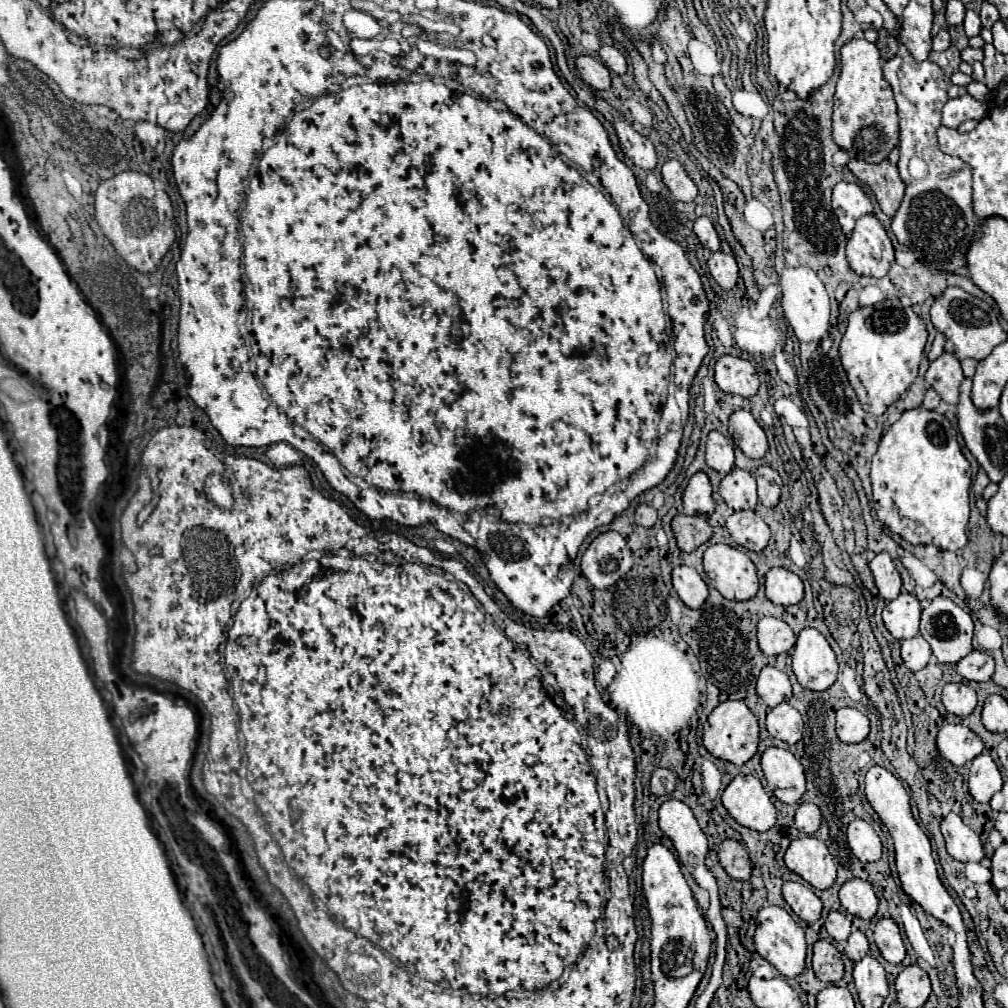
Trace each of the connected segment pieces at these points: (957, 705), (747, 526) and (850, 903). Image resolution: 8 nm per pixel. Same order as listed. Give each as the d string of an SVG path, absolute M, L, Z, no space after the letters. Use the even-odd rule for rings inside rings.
M948 683L942 689L942 703L948 713L966 717L976 707L976 691L968 683Z
M752 509L734 511L726 519L726 527L732 539L750 551L762 551L770 541L770 527Z
M850 879L840 887L838 895L840 895L842 907L854 917L870 919L878 909L878 897L868 881Z

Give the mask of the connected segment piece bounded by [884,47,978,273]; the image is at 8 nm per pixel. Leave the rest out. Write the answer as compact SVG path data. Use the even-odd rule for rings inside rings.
M904 47L886 61L884 65L884 79L890 83L894 91L894 99L898 105L898 117L900 117L900 161L898 161L898 173L906 187L904 199L892 219L892 233L896 235L898 243L912 249L916 259L926 265L932 271L938 273L954 273L960 267L966 267L966 251L968 245L974 241L974 235L978 233L978 223L974 223L974 209L972 209L972 173L968 165L960 159L954 159L938 149L936 131L940 127L940 109L948 101L948 87L950 83L944 79L942 69L936 63L930 61L916 61ZM920 159L924 165L922 175L910 175L910 161Z

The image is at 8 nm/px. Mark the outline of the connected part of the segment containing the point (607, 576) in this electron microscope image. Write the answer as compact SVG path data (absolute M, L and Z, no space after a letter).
M600 533L582 555L582 575L596 589L612 587L632 567L632 551L620 533Z

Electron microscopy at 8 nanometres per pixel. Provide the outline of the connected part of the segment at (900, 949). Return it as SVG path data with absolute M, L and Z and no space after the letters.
M888 917L878 919L876 929L874 929L874 943L878 945L882 957L888 963L892 963L892 965L902 963L902 959L906 955L906 947L904 947L900 929L894 919L888 919Z

